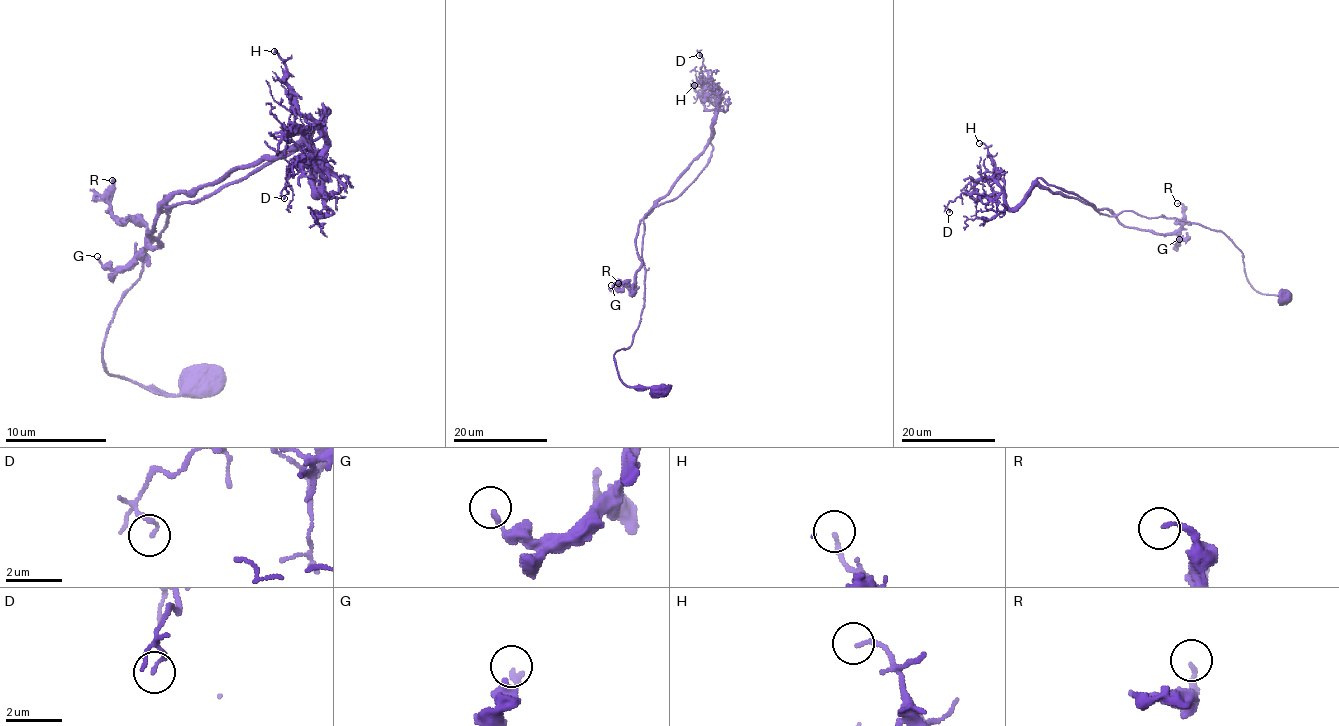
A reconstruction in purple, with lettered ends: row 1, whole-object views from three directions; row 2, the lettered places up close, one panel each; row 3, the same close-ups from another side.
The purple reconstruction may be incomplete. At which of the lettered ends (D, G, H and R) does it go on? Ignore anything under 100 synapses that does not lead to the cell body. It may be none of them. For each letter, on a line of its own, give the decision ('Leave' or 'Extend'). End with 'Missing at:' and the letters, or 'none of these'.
D: Leave
G: Leave
H: Leave
R: Leave
Missing at: none of these

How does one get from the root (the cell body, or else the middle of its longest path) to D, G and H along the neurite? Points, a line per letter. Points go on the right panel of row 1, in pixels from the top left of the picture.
D: (1284, 297), (1258, 292), (1243, 253), (1198, 224), (1037, 186), (1011, 208), (963, 193), (949, 212)
G: (1284, 297), (1282, 303), (1250, 284), (1243, 253), (1221, 232), (1130, 211), (1114, 215), (1125, 226), (1179, 239)
H: (1284, 297), (1258, 292), (1243, 253), (1198, 224), (1113, 215), (1037, 186), (1010, 208), (979, 143)

